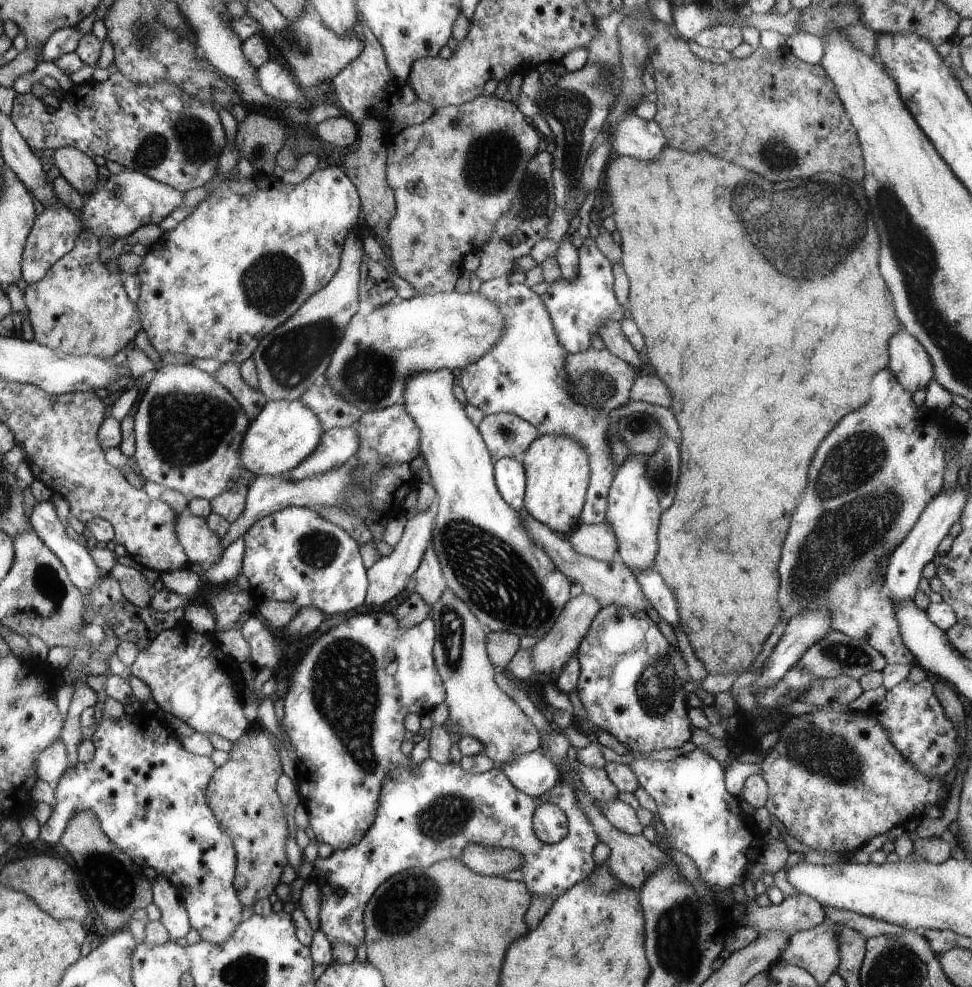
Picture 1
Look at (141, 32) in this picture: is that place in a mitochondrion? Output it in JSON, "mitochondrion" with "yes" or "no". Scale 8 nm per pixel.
{"mitochondrion":"yes"}

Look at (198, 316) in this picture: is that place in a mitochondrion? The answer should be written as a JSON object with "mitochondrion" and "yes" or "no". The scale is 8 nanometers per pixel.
{"mitochondrion":"no"}

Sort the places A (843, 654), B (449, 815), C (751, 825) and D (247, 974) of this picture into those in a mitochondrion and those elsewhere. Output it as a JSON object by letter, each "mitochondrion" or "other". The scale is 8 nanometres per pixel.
{"A":"mitochondrion","B":"mitochondrion","C":"other","D":"mitochondrion"}

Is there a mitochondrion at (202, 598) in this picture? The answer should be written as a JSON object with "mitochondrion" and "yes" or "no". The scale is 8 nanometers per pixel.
{"mitochondrion":"no"}

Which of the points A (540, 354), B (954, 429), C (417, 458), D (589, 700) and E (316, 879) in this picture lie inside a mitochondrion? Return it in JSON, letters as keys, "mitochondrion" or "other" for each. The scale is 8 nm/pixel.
{"A":"other","B":"other","C":"other","D":"other","E":"other"}

